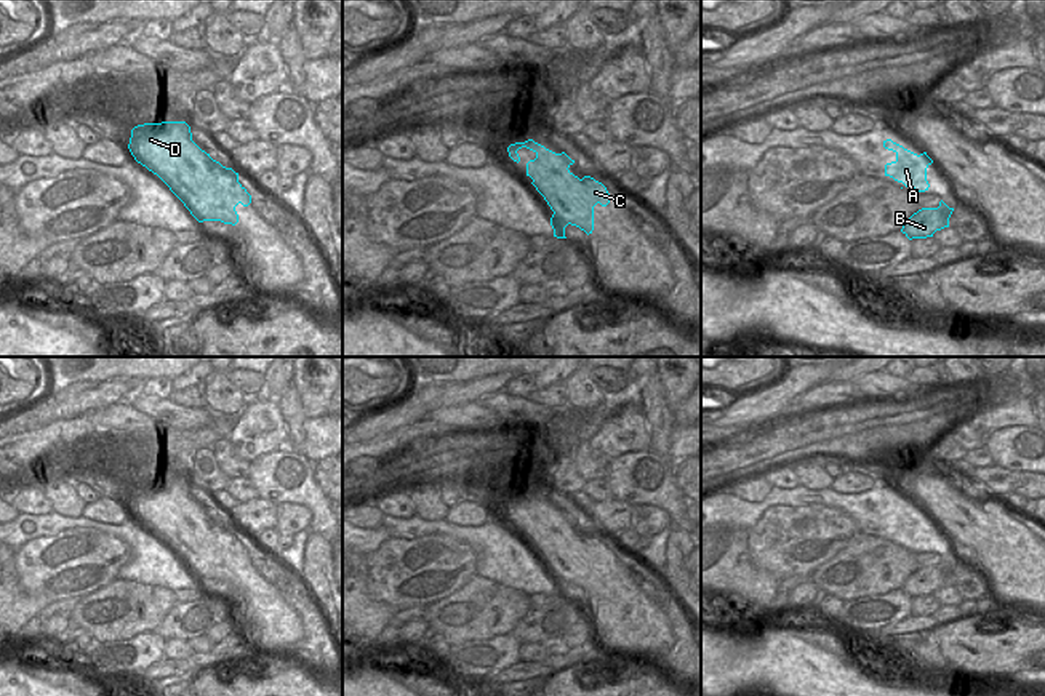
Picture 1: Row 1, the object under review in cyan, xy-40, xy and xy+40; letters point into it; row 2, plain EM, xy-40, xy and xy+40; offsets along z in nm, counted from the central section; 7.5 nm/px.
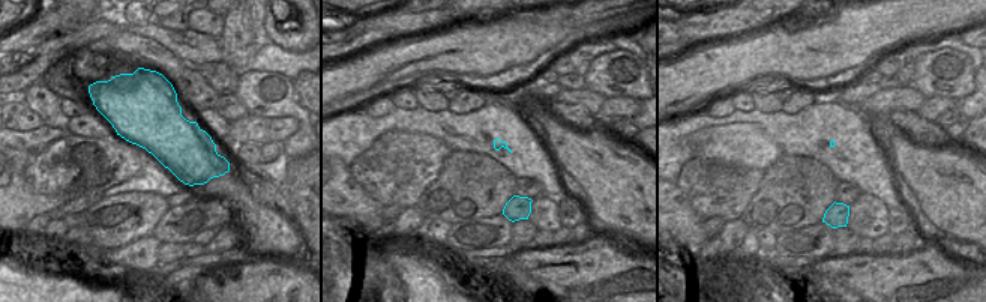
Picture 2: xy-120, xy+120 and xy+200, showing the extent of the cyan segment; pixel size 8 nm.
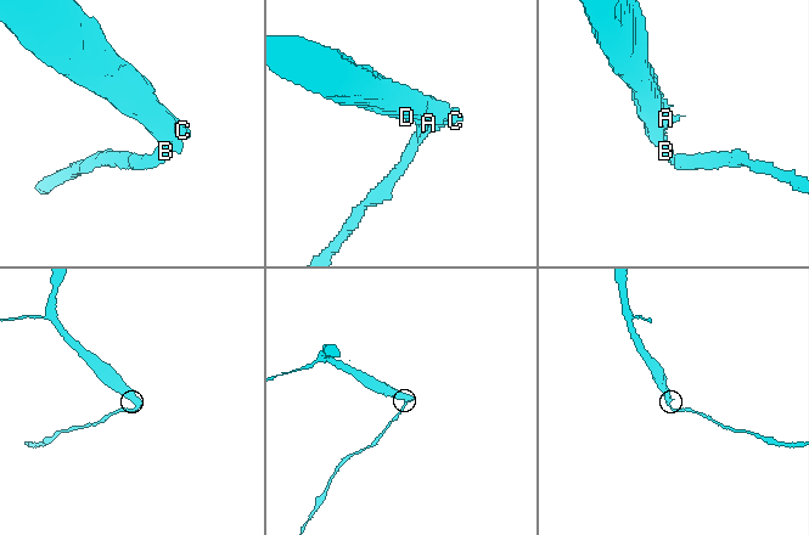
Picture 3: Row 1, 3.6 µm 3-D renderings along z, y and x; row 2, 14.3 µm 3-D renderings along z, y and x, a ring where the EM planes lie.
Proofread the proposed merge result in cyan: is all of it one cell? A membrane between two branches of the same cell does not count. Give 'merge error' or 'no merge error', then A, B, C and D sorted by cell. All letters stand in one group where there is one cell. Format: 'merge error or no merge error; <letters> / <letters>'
merge error; A C D / B

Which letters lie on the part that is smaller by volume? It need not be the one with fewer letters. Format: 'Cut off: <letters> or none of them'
Cut off: B

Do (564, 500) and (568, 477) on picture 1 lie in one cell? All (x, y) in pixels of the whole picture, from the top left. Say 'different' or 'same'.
different

